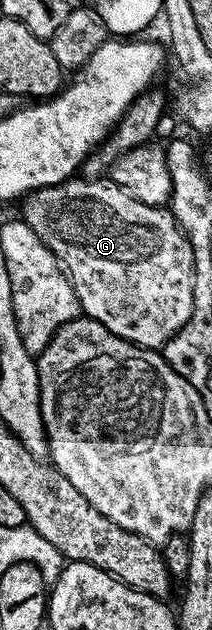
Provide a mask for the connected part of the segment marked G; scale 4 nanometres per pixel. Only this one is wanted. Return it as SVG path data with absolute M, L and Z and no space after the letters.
M69 179L60 185L35 189L23 198L23 205L22 219L60 260L83 316L102 323L102 327L130 343L155 350L188 322L194 307L194 251L167 208L142 203L108 179Z

